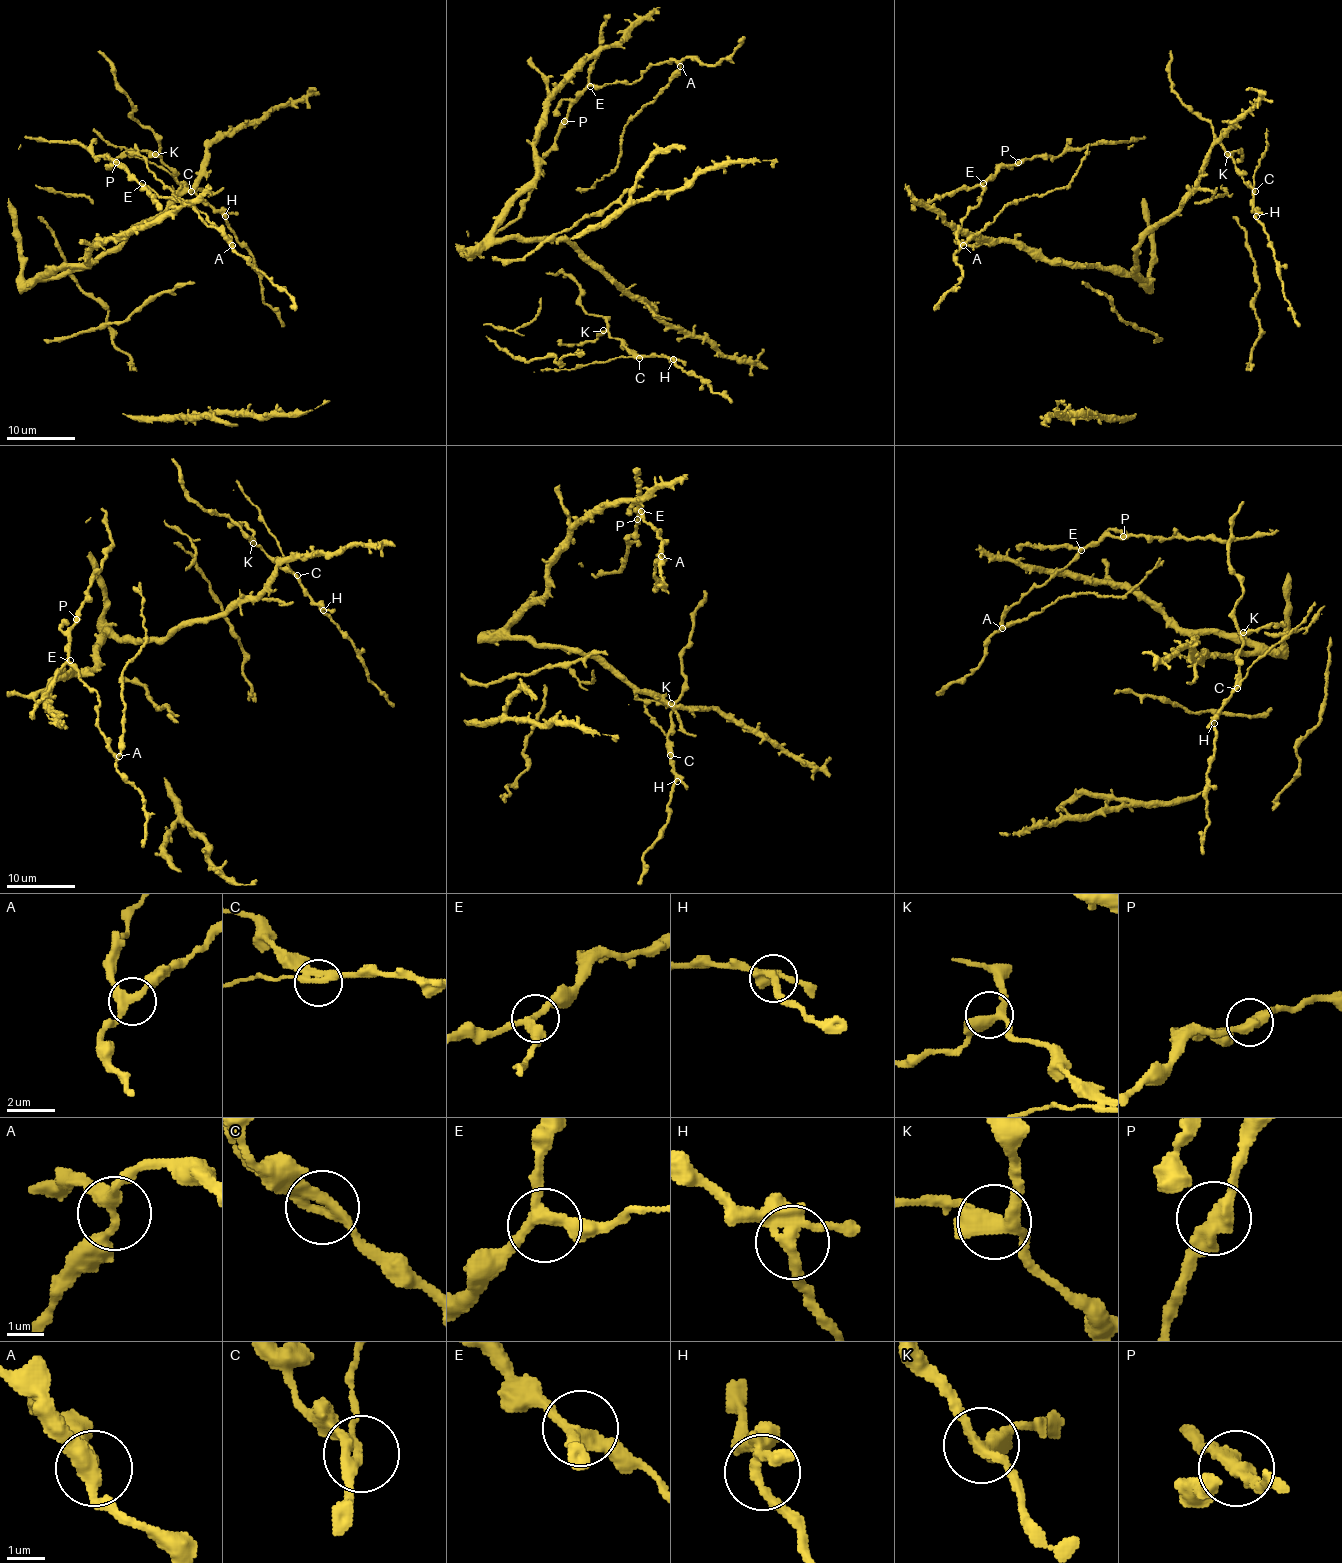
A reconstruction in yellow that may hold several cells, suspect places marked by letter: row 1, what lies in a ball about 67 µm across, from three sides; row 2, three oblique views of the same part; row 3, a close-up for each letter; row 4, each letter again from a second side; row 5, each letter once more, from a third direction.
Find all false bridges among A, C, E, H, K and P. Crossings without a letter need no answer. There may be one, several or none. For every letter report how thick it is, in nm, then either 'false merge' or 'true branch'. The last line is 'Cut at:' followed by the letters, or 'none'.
A: calibre 320 nm; true branch
C: calibre 280 nm; true branch
E: calibre 300 nm; true branch
H: calibre 280 nm; true branch
K: calibre 400 nm; true branch
P: calibre 320 nm; true branch
Cut at: none

